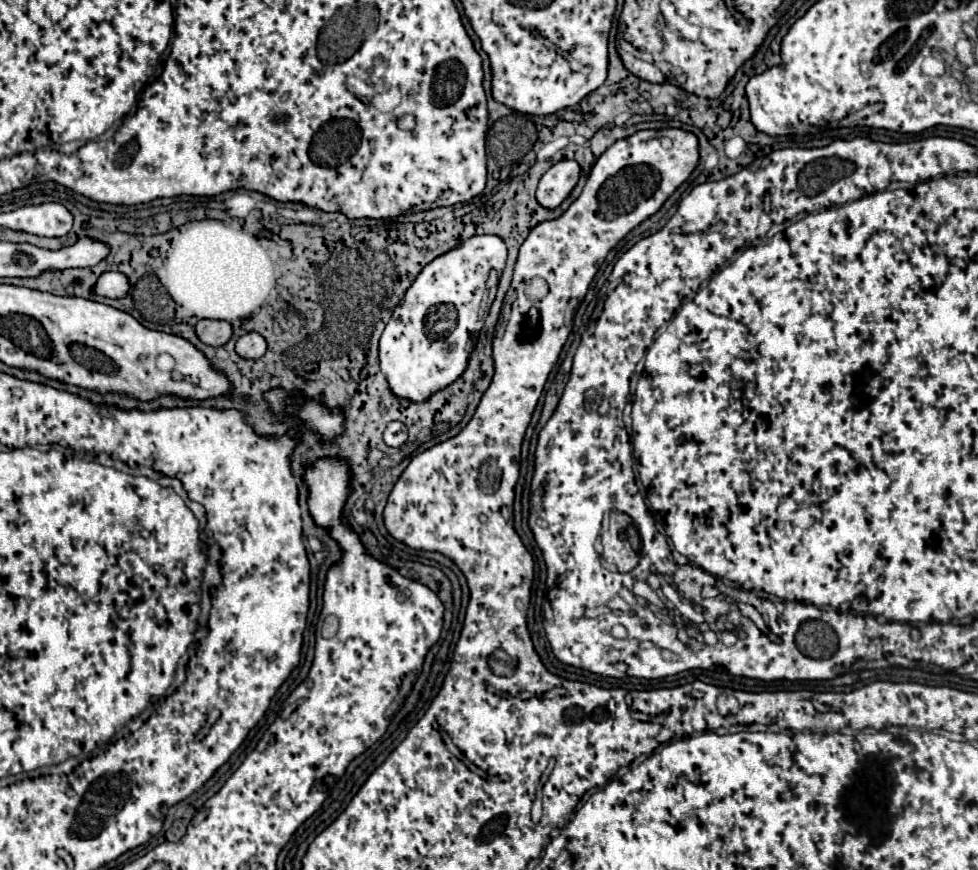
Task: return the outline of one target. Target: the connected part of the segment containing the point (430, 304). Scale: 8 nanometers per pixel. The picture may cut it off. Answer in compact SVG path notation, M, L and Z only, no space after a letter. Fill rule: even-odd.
M483 234L467 238L419 272L405 298L393 310L379 340L381 372L395 396L425 402L431 392L449 386L463 374L469 352L475 348L479 330L495 298L505 260L507 246L503 238ZM437 306L451 310L431 312Z

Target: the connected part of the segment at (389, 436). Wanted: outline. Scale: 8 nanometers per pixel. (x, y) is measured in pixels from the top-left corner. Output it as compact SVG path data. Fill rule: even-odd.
M391 422L383 433L383 440L391 448L399 448L407 440L407 428L401 422Z

